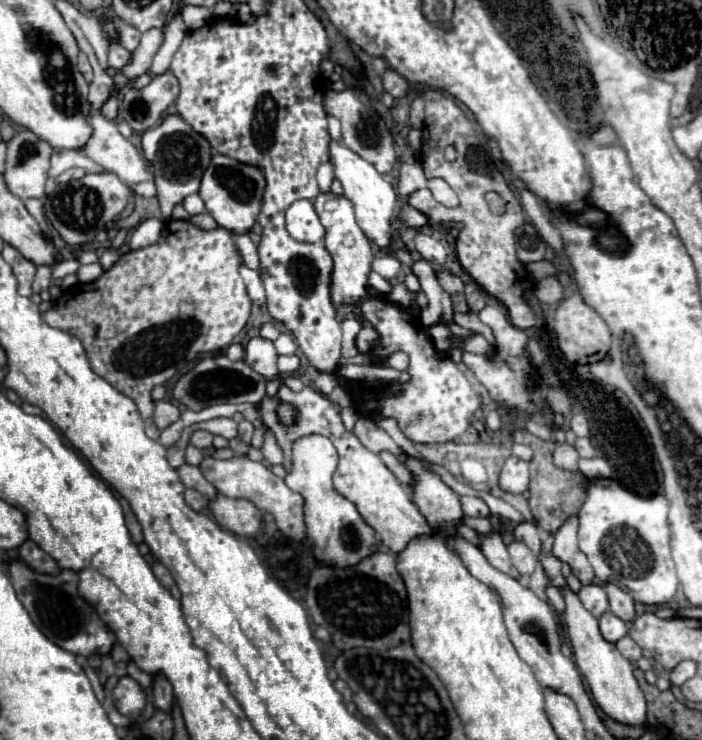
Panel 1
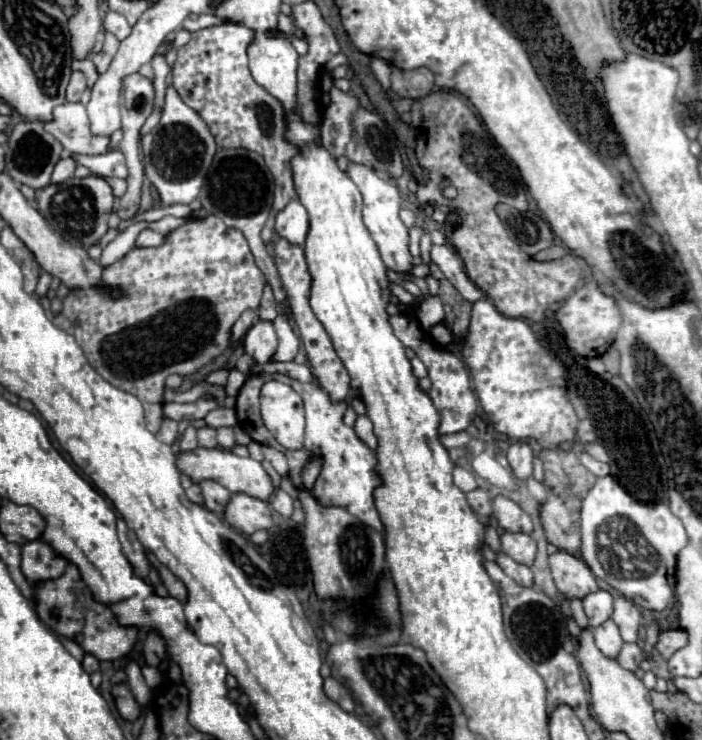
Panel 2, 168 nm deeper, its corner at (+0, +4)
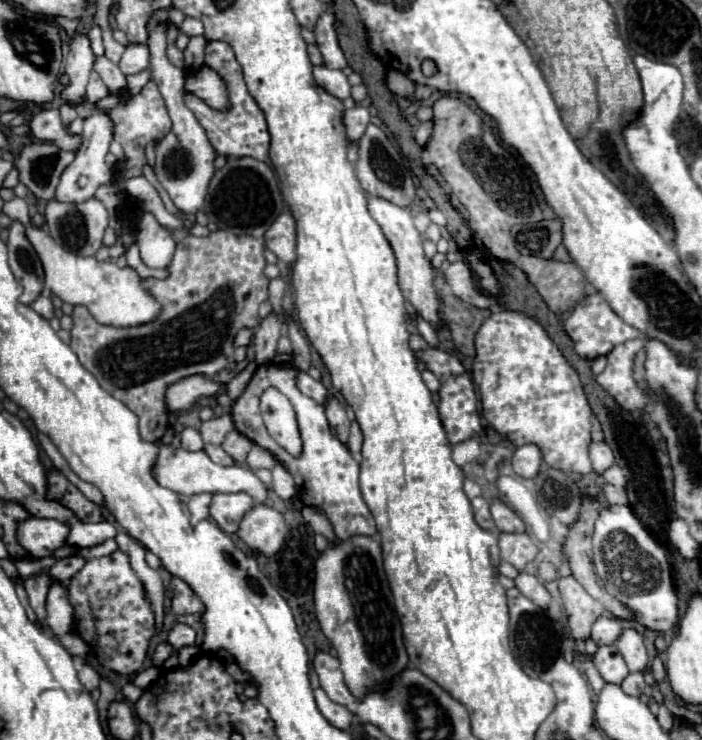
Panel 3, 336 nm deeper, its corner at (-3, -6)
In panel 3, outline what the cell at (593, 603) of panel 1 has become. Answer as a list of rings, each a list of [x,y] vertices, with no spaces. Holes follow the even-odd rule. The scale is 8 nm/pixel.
[[[600,616],[592,626],[592,640],[602,644],[614,644],[618,640],[618,632],[622,632],[622,624],[614,616]]]

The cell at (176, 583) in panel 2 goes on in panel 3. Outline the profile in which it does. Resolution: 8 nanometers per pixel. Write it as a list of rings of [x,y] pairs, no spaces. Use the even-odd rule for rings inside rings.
[[[176,576],[170,580],[170,590],[172,590],[172,612],[176,614],[176,620],[192,626],[198,632],[196,646],[200,646],[202,644],[202,632],[204,632],[202,624],[200,624],[200,614],[204,610],[204,604],[190,590],[190,586]]]

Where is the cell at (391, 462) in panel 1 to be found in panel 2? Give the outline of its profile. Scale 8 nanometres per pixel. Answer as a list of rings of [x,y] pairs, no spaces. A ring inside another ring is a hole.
[[[357,416],[353,430],[355,430],[355,434],[357,434],[359,440],[363,440],[371,450],[375,450],[377,438],[373,434],[373,424],[371,424],[371,420],[367,416]]]

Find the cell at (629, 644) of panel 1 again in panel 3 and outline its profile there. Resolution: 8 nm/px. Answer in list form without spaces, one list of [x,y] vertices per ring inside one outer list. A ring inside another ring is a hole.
[[[630,672],[622,682],[622,690],[630,696],[640,696],[644,692],[644,686],[646,686],[646,682],[644,682],[642,672]]]

